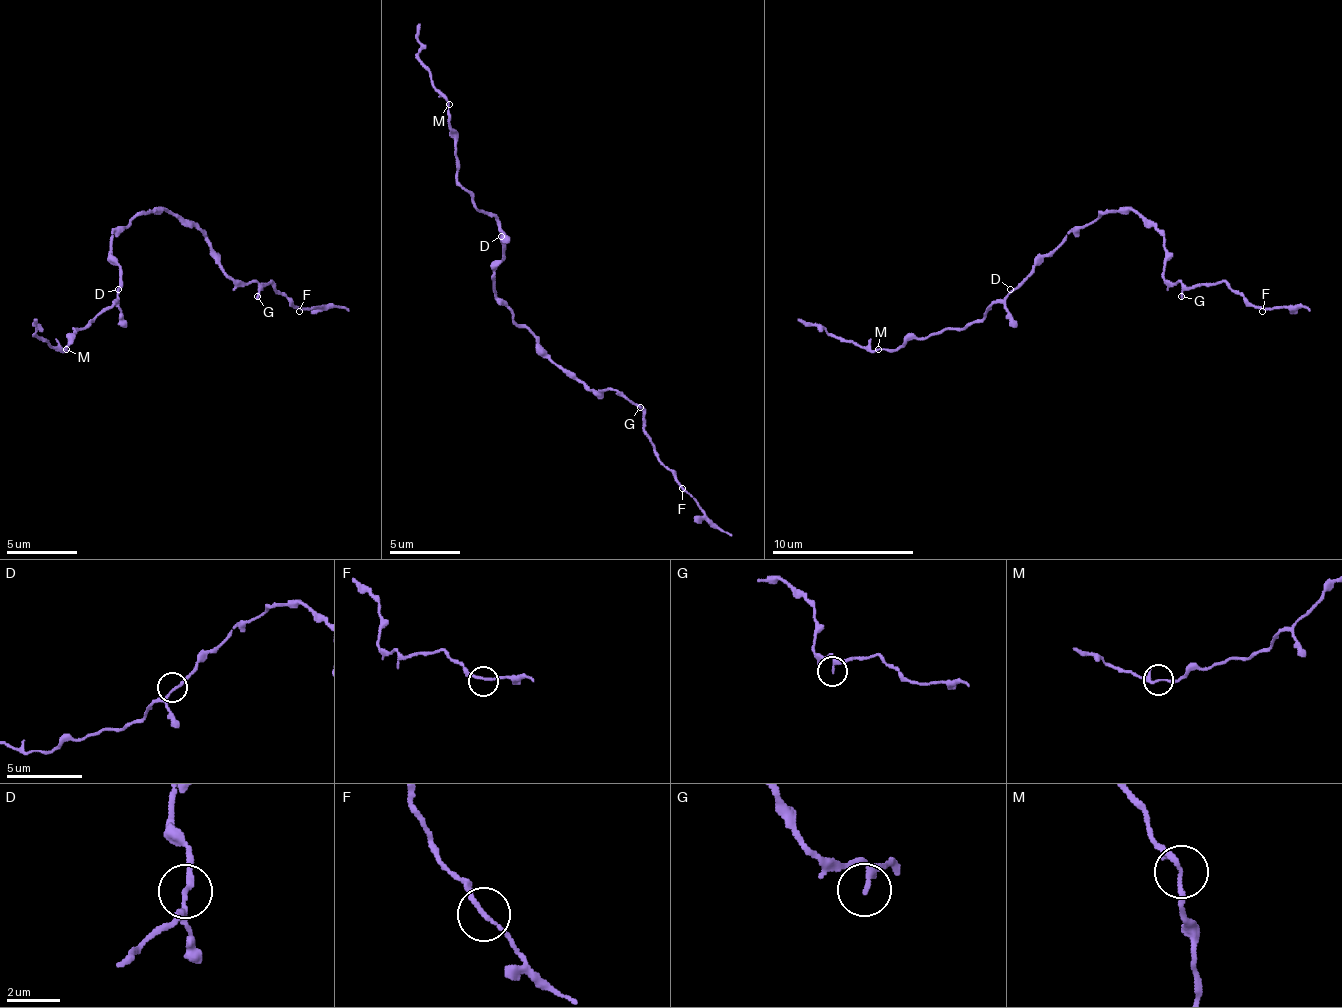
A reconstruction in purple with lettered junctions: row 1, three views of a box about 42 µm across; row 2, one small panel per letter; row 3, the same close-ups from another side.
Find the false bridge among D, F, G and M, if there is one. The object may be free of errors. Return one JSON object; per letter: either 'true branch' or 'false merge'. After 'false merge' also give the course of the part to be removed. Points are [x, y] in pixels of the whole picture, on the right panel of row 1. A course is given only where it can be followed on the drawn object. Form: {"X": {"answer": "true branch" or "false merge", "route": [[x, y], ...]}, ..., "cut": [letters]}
{"D": {"answer": "true branch"}, "F": {"answer": "true branch"}, "G": {"answer": "true branch"}, "M": {"answer": "true branch"}, "cut": []}

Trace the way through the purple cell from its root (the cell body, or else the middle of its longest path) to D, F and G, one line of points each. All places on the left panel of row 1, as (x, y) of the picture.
D: (125, 225), (114, 232), (111, 240), (111, 261), (118, 268), (118, 289)
F: (125, 225), (150, 211), (182, 215), (228, 275), (257, 286), (271, 282), (299, 311)
G: (125, 225), (136, 215), (150, 211), (182, 215), (203, 236), (210, 257), (228, 275), (253, 282), (257, 296)

